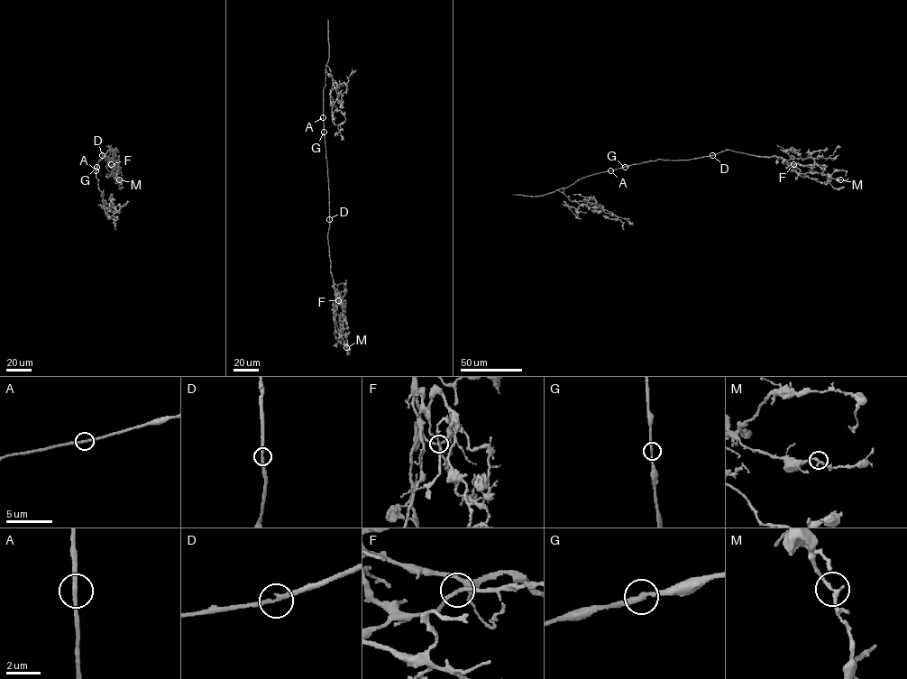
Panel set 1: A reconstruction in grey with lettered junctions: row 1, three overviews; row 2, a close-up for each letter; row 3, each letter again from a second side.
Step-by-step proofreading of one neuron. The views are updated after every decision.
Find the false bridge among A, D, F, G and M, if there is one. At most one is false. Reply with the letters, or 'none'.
none

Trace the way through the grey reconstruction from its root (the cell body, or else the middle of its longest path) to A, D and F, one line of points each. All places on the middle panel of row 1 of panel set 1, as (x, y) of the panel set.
A: (327, 167), (323, 117)
D: (327, 167), (329, 219)
F: (327, 167), (328, 245), (331, 273), (338, 300)

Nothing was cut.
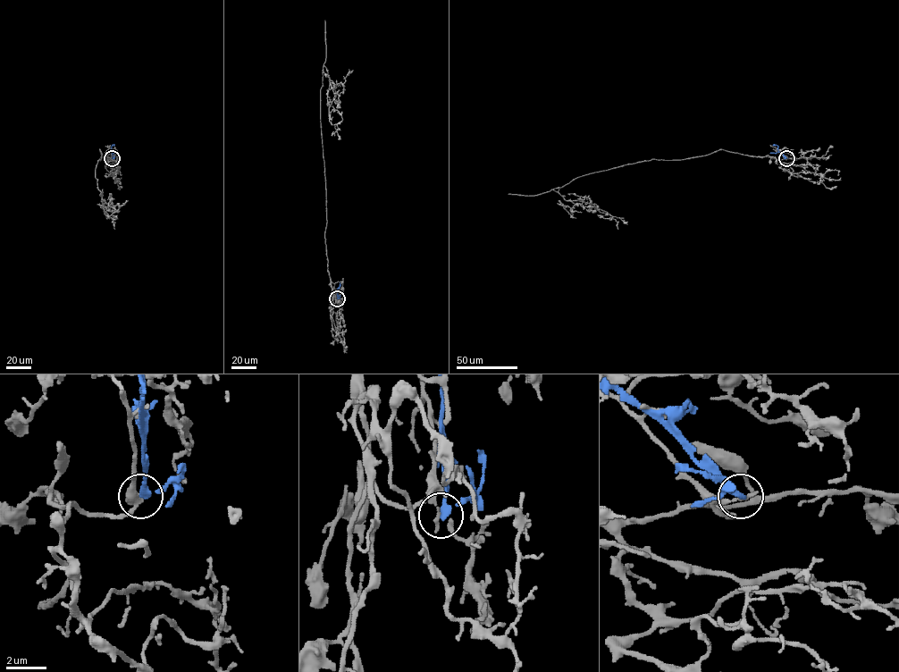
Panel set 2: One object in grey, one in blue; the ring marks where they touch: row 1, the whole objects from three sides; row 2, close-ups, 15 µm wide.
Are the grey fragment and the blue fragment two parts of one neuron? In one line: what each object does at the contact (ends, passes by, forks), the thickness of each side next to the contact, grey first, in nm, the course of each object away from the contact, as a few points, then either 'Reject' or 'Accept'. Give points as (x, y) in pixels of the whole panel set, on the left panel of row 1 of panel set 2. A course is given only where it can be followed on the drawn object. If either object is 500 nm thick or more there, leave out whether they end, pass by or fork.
At the ring grey ends. At the ring blue passes by. Thickness 200 nm (grey) against 240 nm. Course of grey: (112, 158), (106, 160), (99, 149), (95, 170), (104, 214), (117, 218), (112, 214). Course of blue: (112, 158), (111, 146), (114, 145). Reject

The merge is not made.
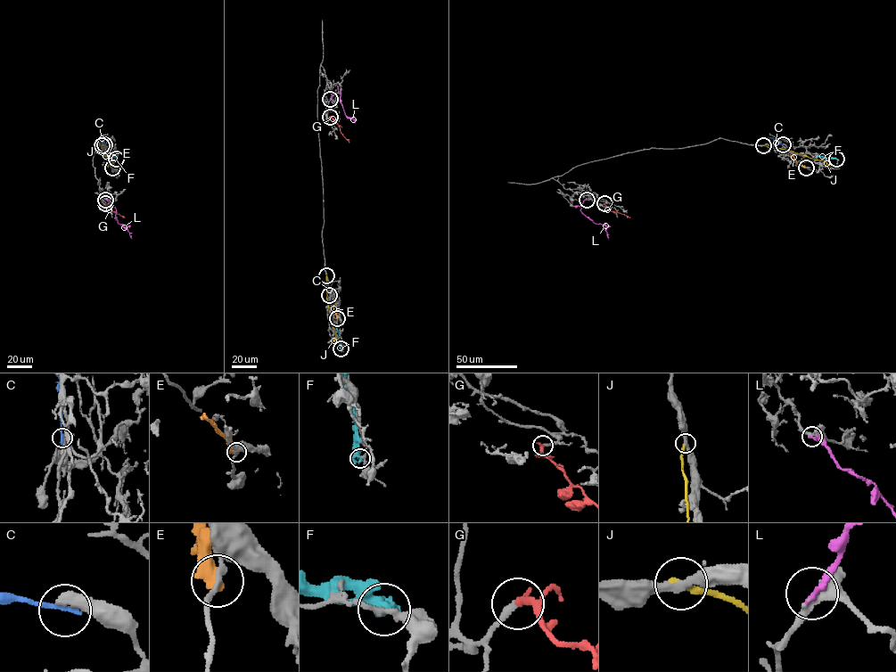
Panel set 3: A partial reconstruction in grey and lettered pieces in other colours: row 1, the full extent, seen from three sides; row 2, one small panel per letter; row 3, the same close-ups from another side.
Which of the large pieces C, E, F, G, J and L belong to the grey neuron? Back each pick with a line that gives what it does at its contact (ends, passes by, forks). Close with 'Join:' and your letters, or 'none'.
G: It ends there
L: It ends there
Join: G, L

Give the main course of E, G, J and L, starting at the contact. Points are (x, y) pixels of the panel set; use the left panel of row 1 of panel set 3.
E: (112, 168), (109, 163), (108, 151)
G: (105, 203), (111, 211), (125, 217)
J: (102, 145), (105, 155), (111, 161), (107, 167)
L: (105, 200), (115, 208), (117, 222), (127, 230), (131, 238)

